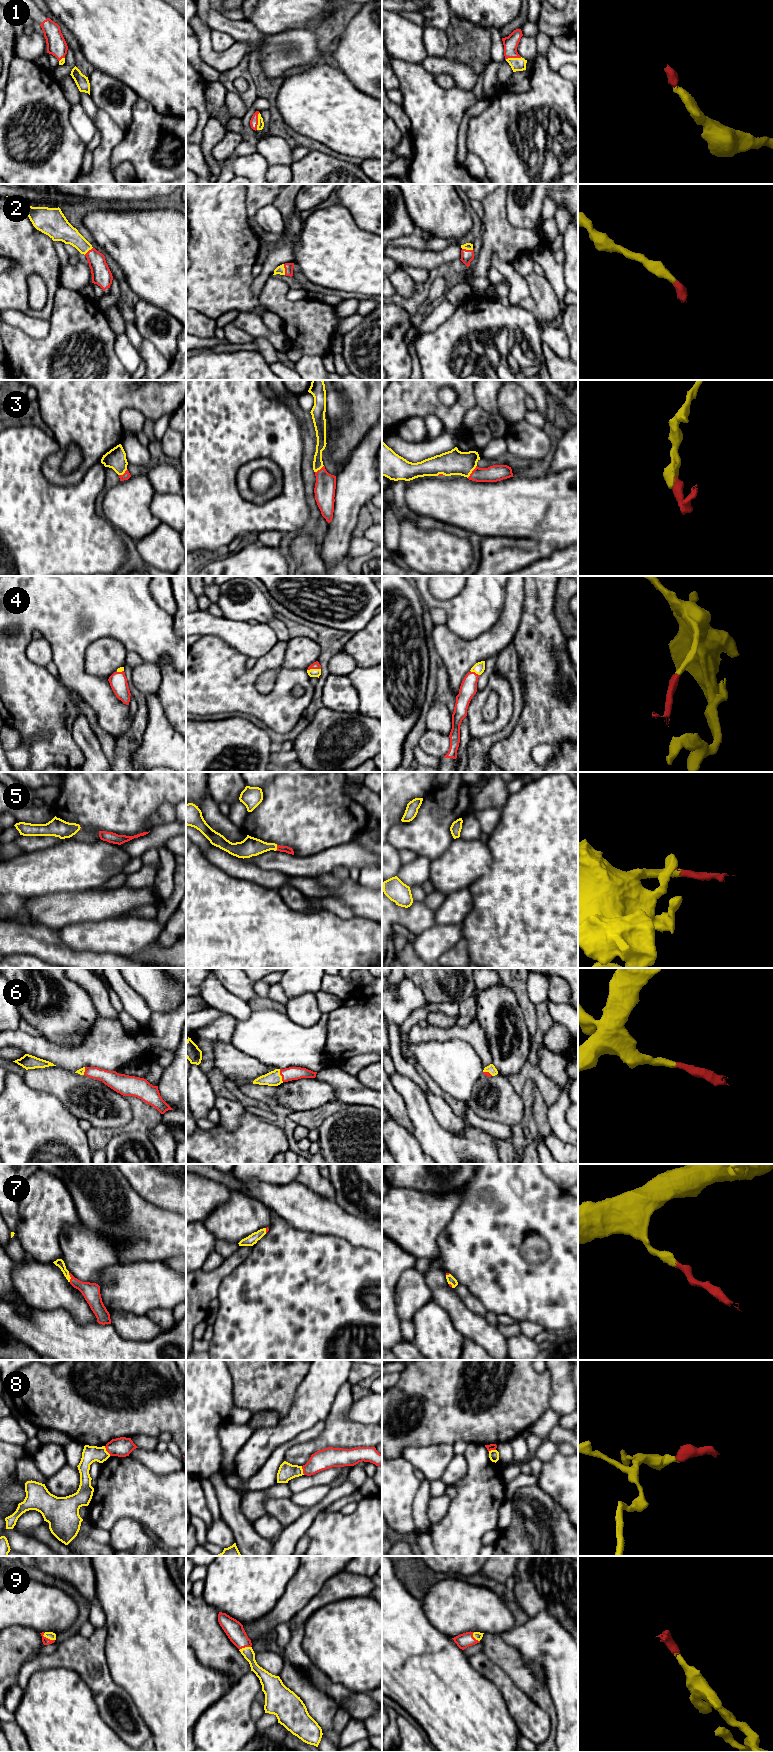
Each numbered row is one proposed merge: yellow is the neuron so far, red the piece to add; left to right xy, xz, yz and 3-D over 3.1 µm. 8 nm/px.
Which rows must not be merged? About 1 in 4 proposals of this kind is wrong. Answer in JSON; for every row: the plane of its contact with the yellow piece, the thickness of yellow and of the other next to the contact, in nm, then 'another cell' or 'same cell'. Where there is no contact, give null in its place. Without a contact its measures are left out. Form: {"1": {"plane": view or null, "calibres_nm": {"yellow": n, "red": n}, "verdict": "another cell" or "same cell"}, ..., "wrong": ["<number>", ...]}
{"1": {"plane": "xz", "calibres_nm": {"yellow": 50, "red": 60}, "verdict": "same cell"}, "2": {"plane": "xz", "calibres_nm": {"yellow": 70, "red": 70}, "verdict": "same cell"}, "3": {"plane": "yz", "calibres_nm": {"yellow": 200, "red": 130}, "verdict": "same cell"}, "4": {"plane": "xz", "calibres_nm": {"yellow": 60, "red": 60}, "verdict": "same cell"}, "5": {"plane": "xz", "calibres_nm": {"yellow": 160, "red": 50}, "verdict": "same cell"}, "6": {"plane": "xz", "calibres_nm": {"yellow": 120, "red": 110}, "verdict": "same cell"}, "7": {"plane": "xy", "calibres_nm": {"yellow": 70, "red": 140}, "verdict": "same cell"}, "8": {"plane": "xy", "calibres_nm": {"yellow": 140, "red": 160}, "verdict": "another cell"}, "9": {"plane": "xy", "calibres_nm": {"yellow": 60, "red": 60}, "verdict": "same cell"}, "wrong": ["8"]}

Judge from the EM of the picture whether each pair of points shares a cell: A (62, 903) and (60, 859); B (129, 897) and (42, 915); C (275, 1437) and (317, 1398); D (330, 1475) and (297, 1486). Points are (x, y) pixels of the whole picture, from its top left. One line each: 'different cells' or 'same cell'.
A: different cells
B: same cell
C: same cell
D: same cell

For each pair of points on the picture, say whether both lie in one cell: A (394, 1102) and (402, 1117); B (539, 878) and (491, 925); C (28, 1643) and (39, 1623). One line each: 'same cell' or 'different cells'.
A: same cell
B: same cell
C: different cells

